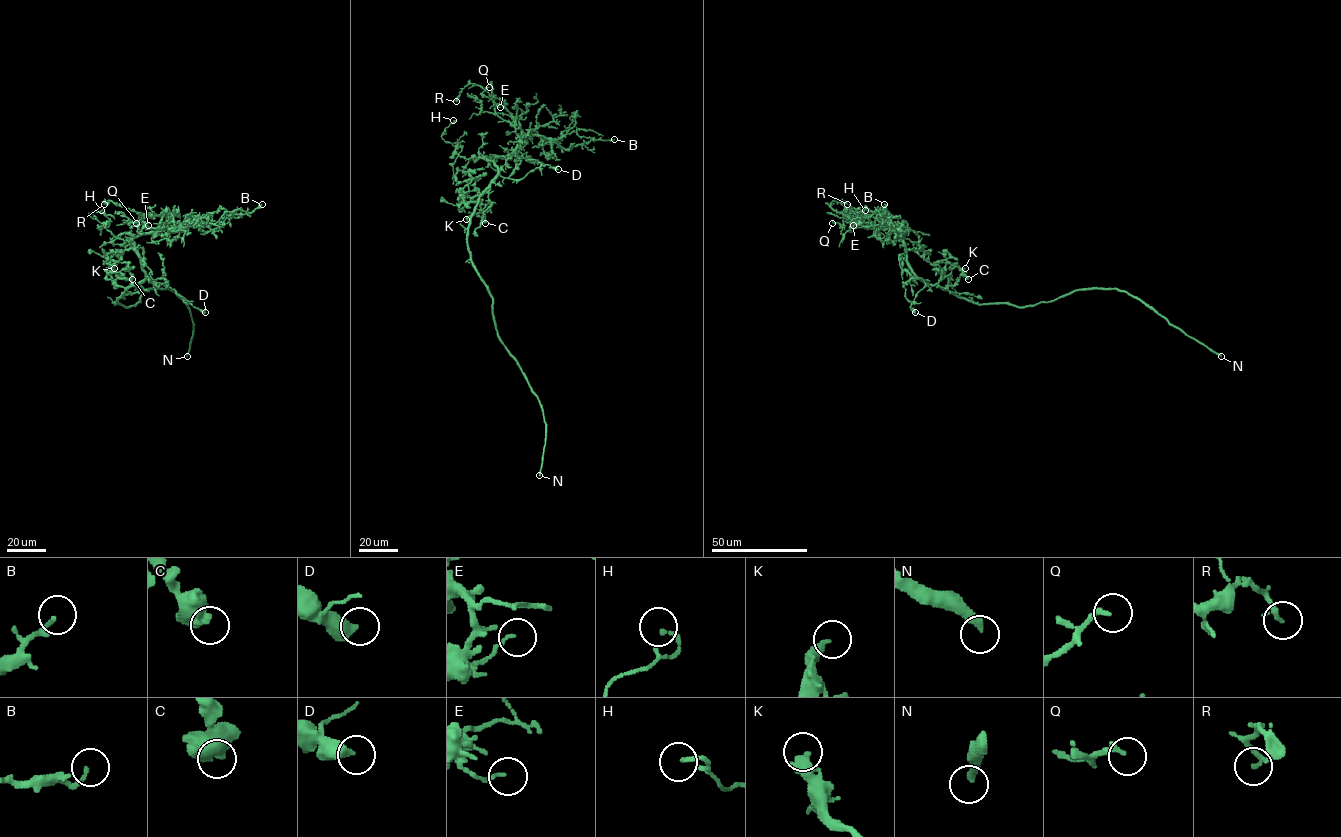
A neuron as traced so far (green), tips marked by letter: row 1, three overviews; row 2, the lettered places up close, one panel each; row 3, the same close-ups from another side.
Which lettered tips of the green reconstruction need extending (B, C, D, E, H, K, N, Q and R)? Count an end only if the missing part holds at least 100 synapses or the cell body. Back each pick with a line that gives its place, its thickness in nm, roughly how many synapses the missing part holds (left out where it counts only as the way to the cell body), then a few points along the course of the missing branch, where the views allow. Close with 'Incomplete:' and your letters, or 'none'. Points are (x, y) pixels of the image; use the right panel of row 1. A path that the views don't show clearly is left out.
N: place (1221, 356); calibre 320 nm
Incomplete: N

